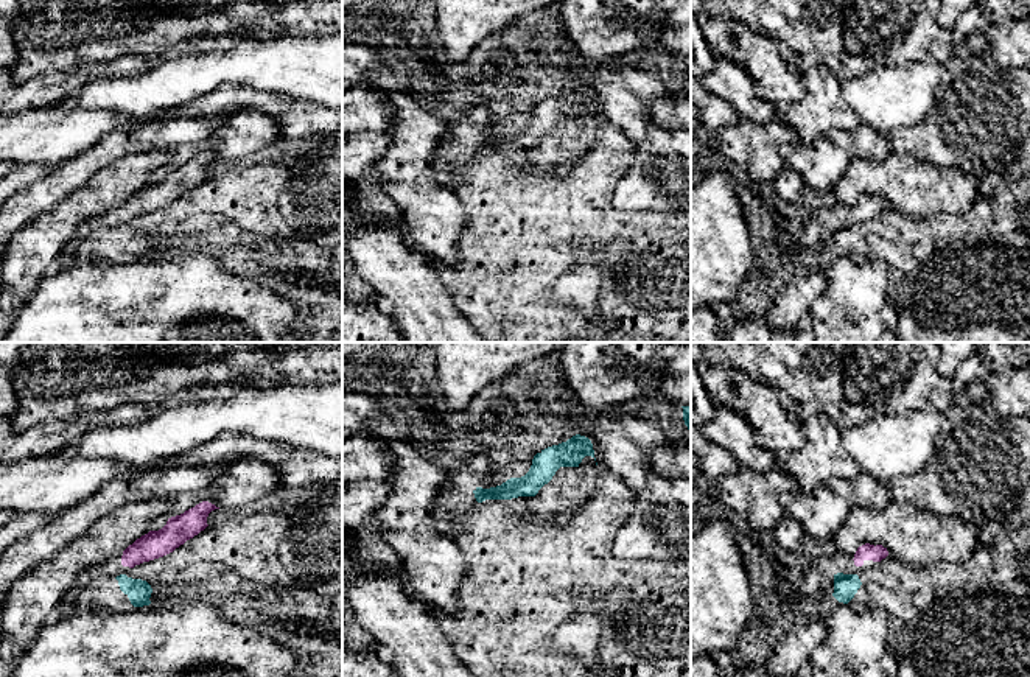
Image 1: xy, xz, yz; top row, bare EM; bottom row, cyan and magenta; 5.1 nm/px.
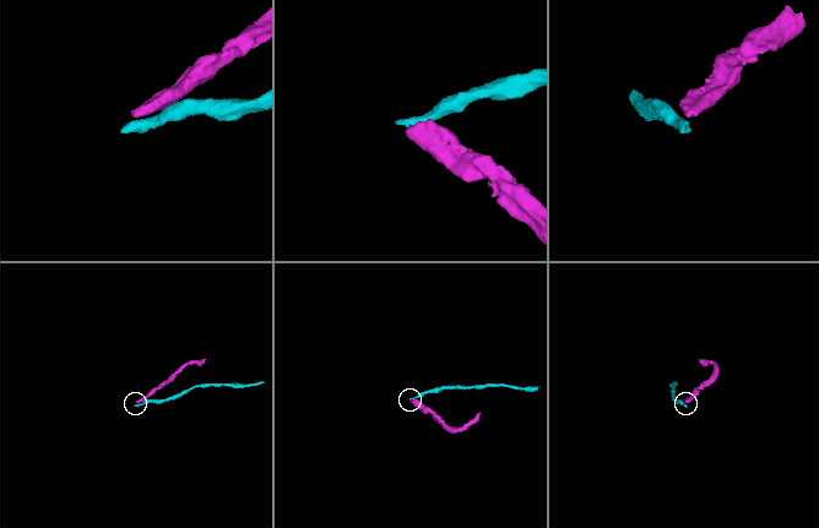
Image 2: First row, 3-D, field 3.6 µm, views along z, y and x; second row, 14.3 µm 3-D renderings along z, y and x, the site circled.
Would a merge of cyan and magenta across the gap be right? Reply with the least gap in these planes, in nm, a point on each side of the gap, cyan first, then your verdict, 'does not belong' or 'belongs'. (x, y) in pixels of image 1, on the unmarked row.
50 nm | xy (125, 226), (129, 218) | does not belong

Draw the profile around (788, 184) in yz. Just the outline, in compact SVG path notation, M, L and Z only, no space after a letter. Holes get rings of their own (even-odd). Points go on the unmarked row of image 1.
M784 165L781 173L772 181L772 185L783 199L792 204L800 202L804 184L800 174L797 174L790 167Z

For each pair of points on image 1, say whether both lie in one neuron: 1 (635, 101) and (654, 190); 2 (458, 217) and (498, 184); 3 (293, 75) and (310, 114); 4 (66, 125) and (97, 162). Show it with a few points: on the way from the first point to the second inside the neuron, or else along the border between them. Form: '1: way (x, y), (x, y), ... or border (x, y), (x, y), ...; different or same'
1: way (637, 123), (643, 131), (643, 148), (651, 168); same
2: border (455, 193), (464, 210), (465, 228); different
3: border (268, 91), (325, 108); different
4: border (119, 129), (108, 131), (89, 148), (56, 167); different

